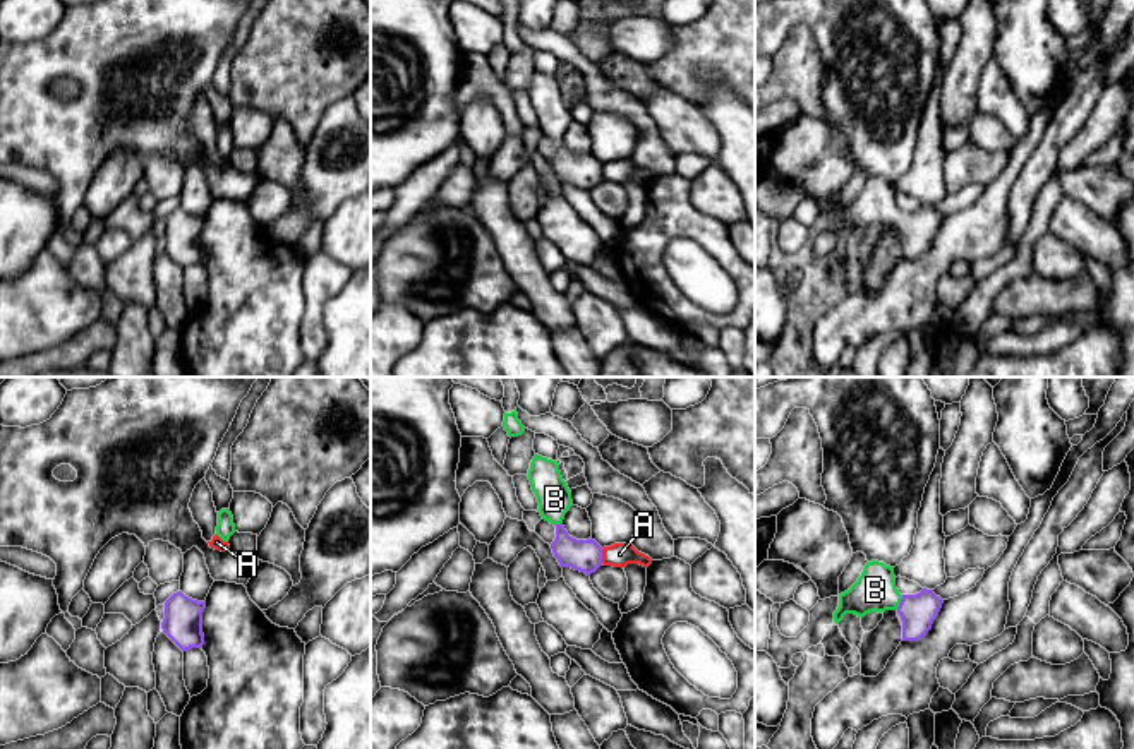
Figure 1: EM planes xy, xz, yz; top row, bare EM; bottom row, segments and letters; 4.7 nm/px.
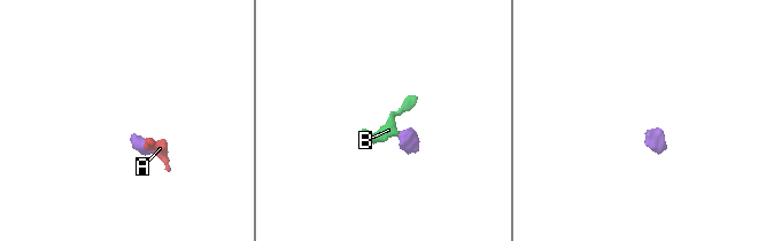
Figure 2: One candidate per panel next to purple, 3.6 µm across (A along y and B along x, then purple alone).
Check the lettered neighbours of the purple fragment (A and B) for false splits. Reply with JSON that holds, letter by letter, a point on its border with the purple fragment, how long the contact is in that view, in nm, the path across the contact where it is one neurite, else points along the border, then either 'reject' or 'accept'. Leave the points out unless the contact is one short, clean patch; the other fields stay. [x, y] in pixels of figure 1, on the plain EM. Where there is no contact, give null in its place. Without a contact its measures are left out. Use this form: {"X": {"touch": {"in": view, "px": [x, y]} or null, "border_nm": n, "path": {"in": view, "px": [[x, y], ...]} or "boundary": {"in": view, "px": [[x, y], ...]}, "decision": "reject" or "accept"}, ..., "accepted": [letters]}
{"A": {"touch": {"in": "xz", "px": [601, 172]}, "border_nm": 70, "boundary": {"in": "xz", "px": [[601, 165], [603, 179]]}, "decision": "reject"}, "B": {"touch": {"in": "yz", "px": [901, 218]}, "border_nm": 80, "path": {"in": "yz", "px": [[918, 228], [901, 218], [875, 206]]}, "decision": "accept"}, "accepted": ["B"]}

